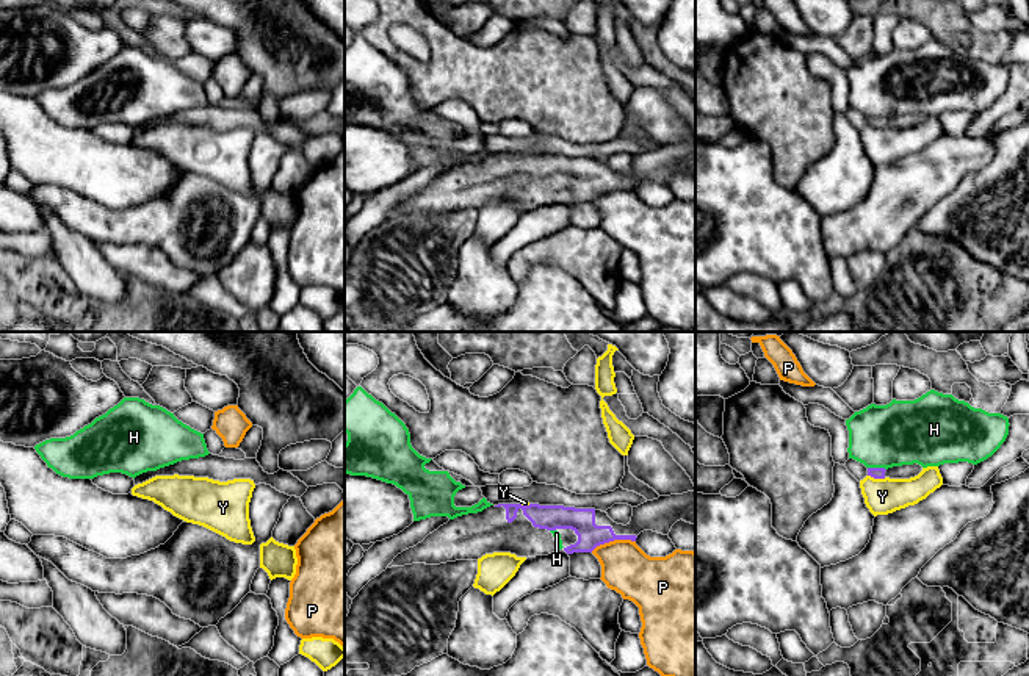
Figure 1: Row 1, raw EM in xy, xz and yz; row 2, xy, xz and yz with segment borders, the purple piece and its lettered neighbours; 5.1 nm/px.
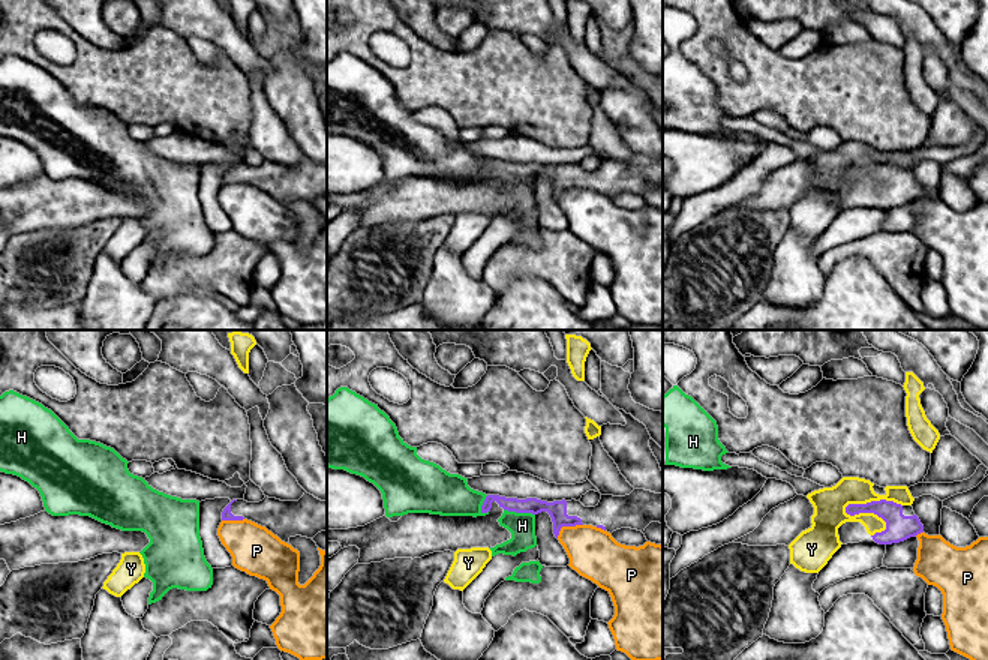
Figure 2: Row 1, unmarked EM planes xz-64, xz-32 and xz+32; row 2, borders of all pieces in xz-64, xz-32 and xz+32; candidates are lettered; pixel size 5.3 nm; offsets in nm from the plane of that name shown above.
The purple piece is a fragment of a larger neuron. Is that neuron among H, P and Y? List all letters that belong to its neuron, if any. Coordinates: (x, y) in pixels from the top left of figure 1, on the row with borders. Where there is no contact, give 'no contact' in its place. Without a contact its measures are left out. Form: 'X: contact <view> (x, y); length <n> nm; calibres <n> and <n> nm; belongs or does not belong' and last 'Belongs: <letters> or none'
H: contact yz (877, 468); length 100 nm; calibres 60 and 340 nm; does not belong
P: contact xz (613, 540); length 240 nm; calibres 130 and 260 nm; does not belong
Y: contact yz (877, 478); length 100 nm; calibres 60 and 190 nm; does not belong
Belongs: none

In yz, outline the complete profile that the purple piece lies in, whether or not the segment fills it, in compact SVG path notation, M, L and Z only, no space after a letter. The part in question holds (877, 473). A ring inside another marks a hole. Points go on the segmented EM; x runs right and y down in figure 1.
M918 463L913 465L902 465L902 466L893 466L893 468L868 468L868 476L874 479L910 479L918 476L922 471L922 466Z

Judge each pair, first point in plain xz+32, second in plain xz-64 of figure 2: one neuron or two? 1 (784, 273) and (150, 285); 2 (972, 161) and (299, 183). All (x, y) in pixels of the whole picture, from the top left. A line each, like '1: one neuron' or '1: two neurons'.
1: two neurons
2: one neuron

